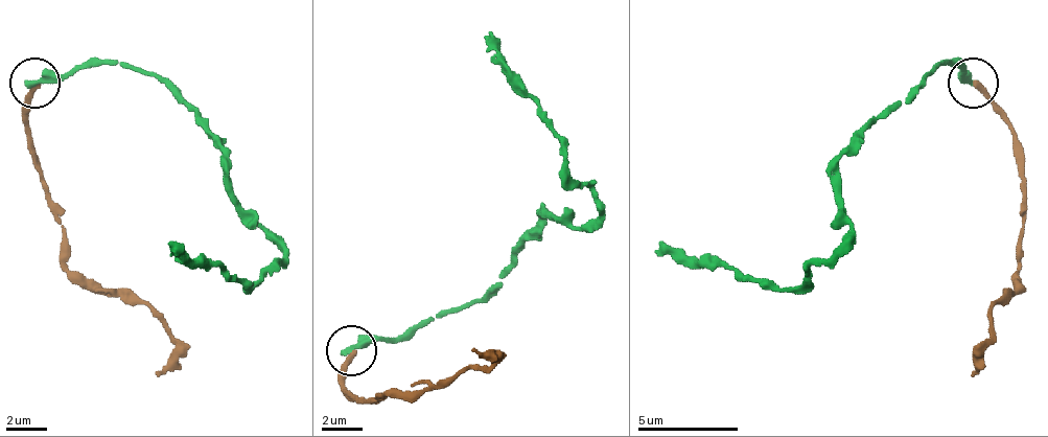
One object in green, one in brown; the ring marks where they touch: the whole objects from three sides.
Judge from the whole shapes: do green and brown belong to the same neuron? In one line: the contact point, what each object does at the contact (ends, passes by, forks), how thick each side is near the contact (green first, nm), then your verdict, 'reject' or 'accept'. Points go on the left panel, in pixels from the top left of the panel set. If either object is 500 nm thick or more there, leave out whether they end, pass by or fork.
place (35, 83); green ends; brown ends; calibres 440 and 280 nm; reject

